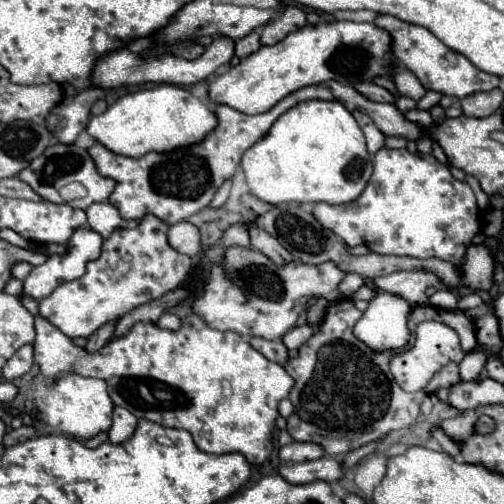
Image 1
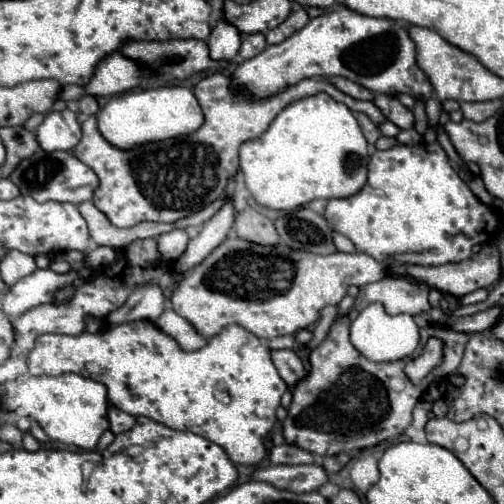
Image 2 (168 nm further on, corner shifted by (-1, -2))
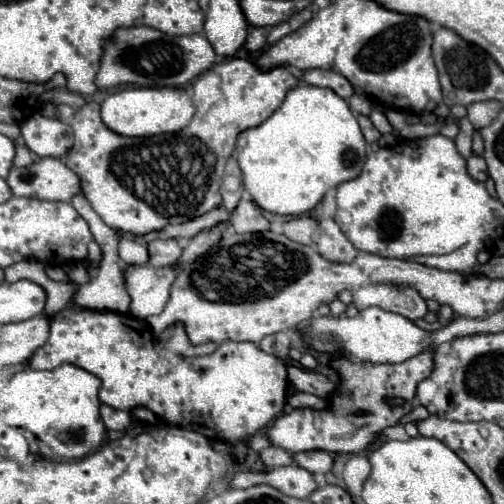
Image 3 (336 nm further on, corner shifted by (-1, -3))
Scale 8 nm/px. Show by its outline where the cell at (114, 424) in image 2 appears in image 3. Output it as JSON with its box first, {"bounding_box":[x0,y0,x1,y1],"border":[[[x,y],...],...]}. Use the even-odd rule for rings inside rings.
{"bounding_box":[100,404,132,430],"border":[[[102,404],[102,408],[100,408],[100,416],[102,416],[108,430],[126,430],[132,422],[132,416],[128,412],[110,408],[106,404]]]}

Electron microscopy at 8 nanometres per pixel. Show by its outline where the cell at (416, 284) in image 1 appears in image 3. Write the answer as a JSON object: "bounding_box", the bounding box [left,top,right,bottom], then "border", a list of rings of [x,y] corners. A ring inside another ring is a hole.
{"bounding_box":[354,284,428,320],"border":[[[372,284],[354,290],[354,306],[358,310],[368,306],[378,306],[386,312],[396,312],[408,320],[418,320],[428,314],[424,298],[410,286],[392,284]]]}

